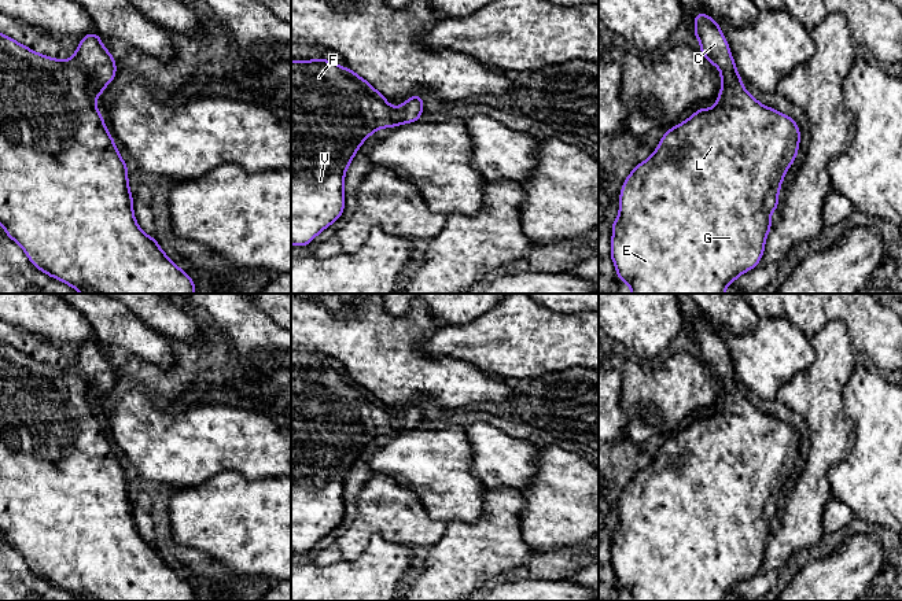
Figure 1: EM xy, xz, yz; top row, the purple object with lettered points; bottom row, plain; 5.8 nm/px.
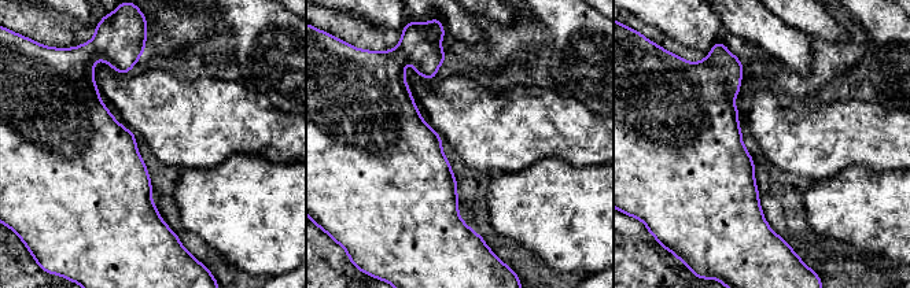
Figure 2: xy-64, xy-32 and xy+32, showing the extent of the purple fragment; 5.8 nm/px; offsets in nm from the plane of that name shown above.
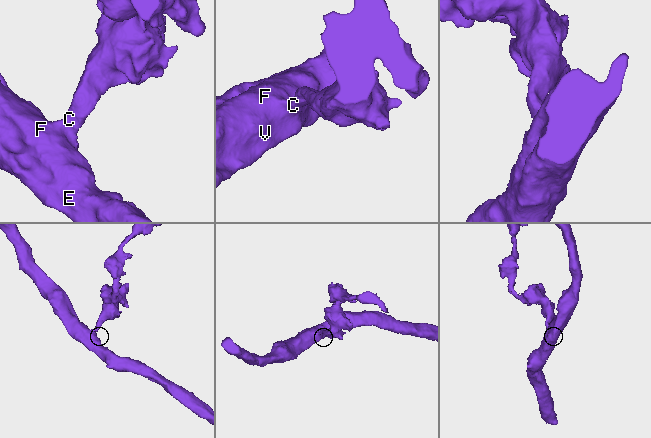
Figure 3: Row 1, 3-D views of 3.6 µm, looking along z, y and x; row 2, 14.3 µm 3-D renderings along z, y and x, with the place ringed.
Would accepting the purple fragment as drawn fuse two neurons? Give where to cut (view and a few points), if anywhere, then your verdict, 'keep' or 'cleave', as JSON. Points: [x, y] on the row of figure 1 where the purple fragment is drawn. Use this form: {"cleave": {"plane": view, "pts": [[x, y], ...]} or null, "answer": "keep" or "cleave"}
{"cleave": null, "answer": "keep"}

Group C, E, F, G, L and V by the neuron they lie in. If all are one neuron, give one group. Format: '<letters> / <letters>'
C E F G L V

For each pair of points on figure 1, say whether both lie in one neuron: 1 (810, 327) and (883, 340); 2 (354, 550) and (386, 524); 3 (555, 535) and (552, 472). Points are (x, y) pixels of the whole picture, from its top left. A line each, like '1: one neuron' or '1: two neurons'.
1: one neuron
2: one neuron
3: one neuron

